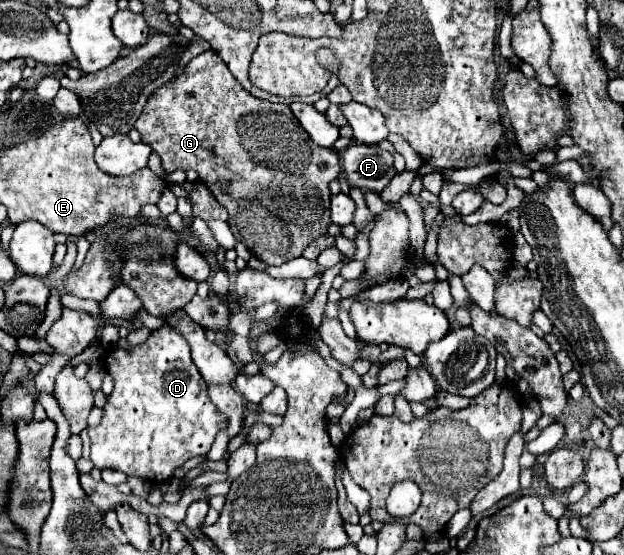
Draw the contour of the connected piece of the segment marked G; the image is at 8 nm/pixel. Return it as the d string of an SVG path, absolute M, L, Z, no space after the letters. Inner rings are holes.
M205 51L197 57L193 57L187 67L183 69L181 75L177 75L173 81L169 81L167 85L163 85L161 89L157 89L155 93L151 93L151 97L147 99L147 105L143 109L143 113L139 115L139 119L135 121L135 129L141 133L141 141L151 145L151 149L161 157L161 165L165 169L165 173L173 173L175 169L195 169L199 175L199 181L213 193L213 197L229 211L229 225L233 235L247 245L247 249L251 253L255 253L263 263L267 265L283 265L289 259L295 259L303 253L303 249L319 235L327 233L329 227L329 209L327 209L327 201L331 197L329 191L329 183L333 179L337 179L339 171L341 171L341 163L337 161L337 153L333 149L323 149L319 145L315 145L311 141L311 137L307 137L305 129L299 125L299 121L295 119L295 115L291 113L289 105L281 105L281 103L269 103L269 101L261 101L253 95L249 95L231 75L231 71L227 69L227 65L223 63L223 59L215 53L215 51Z

